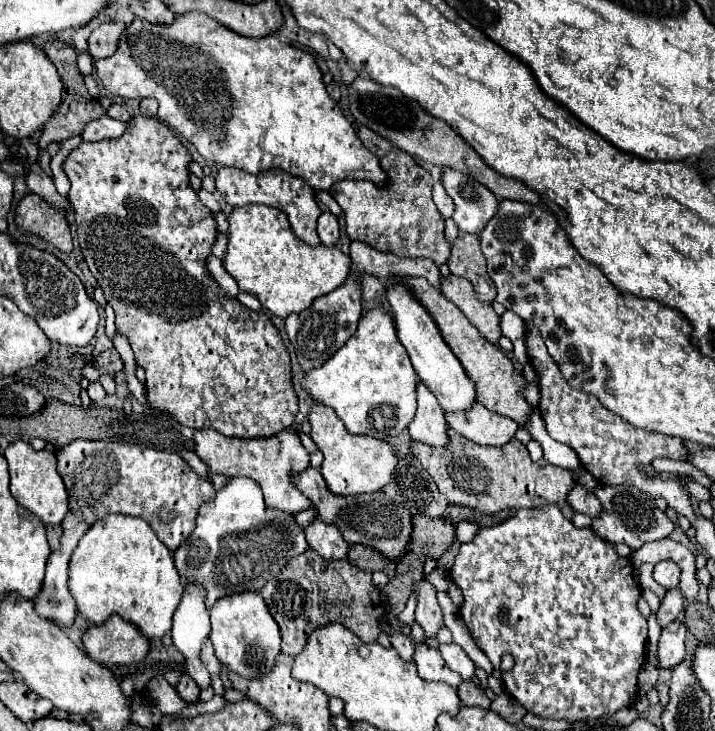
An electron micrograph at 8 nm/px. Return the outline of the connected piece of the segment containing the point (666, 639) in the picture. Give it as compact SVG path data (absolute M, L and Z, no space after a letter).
M679 620L671 622L663 630L663 634L659 638L659 664L663 668L673 668L683 662L685 652L687 652L685 638L687 638L687 628Z

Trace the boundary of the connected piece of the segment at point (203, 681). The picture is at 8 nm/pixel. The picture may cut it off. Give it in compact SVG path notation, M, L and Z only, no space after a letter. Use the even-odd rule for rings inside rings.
M195 654L185 658L185 670L191 674L191 678L193 678L201 688L207 688L207 686L211 684L211 676L209 676L207 668L201 664L201 660L199 660Z

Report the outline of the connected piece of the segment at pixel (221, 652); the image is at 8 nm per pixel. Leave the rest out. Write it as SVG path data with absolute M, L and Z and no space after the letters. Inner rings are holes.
M243 592L217 600L211 614L211 634L209 640L215 648L217 658L243 678L255 678L269 672L279 654L279 628L273 616L269 616L267 604L259 592Z

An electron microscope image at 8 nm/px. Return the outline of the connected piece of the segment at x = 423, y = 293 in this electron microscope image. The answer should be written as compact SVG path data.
M403 278L403 280L415 292L415 296L421 300L421 304L431 312L433 320L437 322L437 326L441 330L443 340L449 344L449 348L453 350L453 354L465 368L465 374L475 380L477 402L493 412L513 418L517 424L525 424L525 416L529 416L529 408L533 408L533 406L523 396L523 390L527 388L527 380L523 378L523 374L519 370L515 370L515 364L511 362L511 358L501 348L497 348L495 344L485 340L477 332L477 328L471 326L471 322L465 318L465 314L441 294L439 288L433 288L425 278Z

